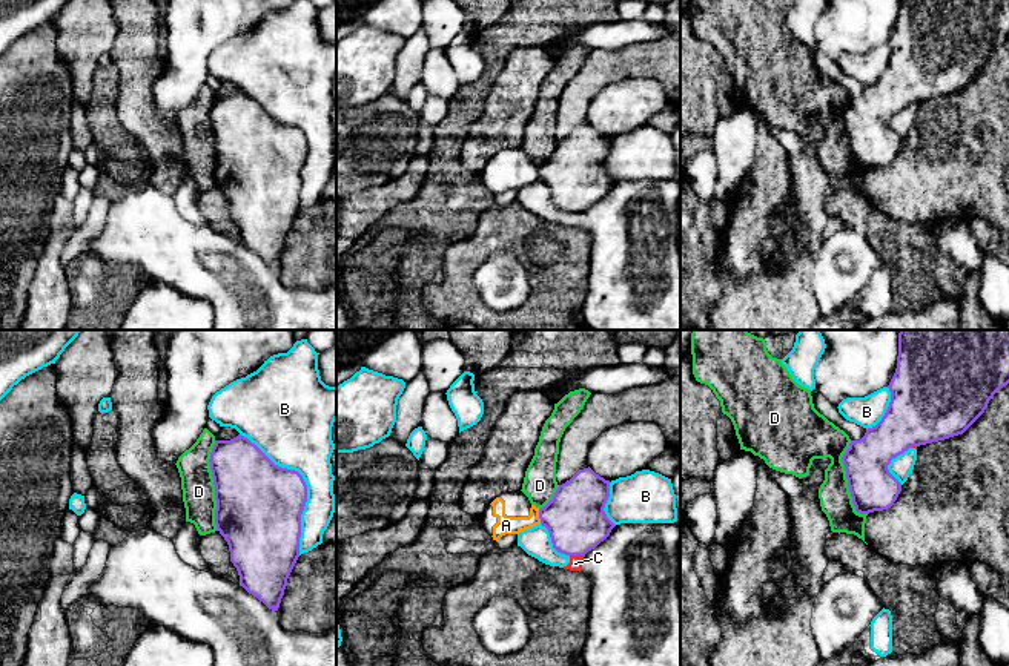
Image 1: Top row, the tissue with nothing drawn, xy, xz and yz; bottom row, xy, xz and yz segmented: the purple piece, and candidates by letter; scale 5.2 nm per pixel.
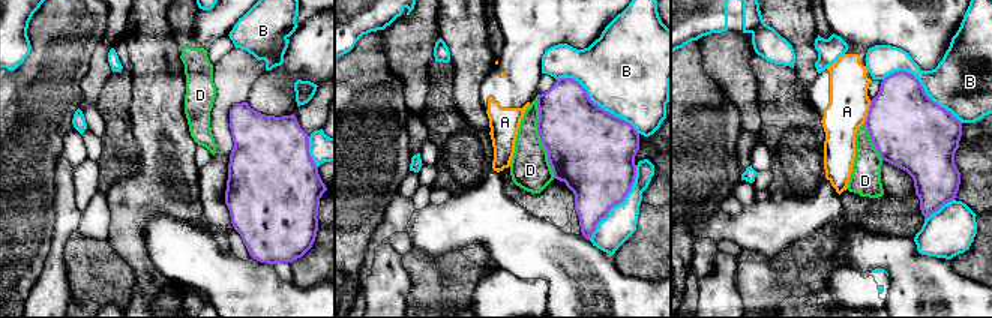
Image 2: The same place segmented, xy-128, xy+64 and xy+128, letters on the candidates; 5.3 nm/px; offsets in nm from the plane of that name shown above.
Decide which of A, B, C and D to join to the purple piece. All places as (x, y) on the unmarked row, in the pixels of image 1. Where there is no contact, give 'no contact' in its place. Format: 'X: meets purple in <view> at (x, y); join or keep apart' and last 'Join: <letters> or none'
A: meets purple in xz at (539, 172); keep apart
B: meets purple in xy at (306, 141); keep apart
C: meets purple in xz at (578, 211); keep apart
D: meets purple in xy at (214, 140); keep apart
Join: none

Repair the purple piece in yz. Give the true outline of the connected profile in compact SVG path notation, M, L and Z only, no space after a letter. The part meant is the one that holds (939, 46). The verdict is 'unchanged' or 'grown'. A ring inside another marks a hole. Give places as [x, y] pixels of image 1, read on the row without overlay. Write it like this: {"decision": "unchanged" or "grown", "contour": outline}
{"decision": "unchanged", "contour": "M898 0L897 25L888 41L889 63L860 97L851 97L842 114L855 167L891 164L901 147L888 126L891 117L912 103L963 91L1007 40L1009 0Z"}

